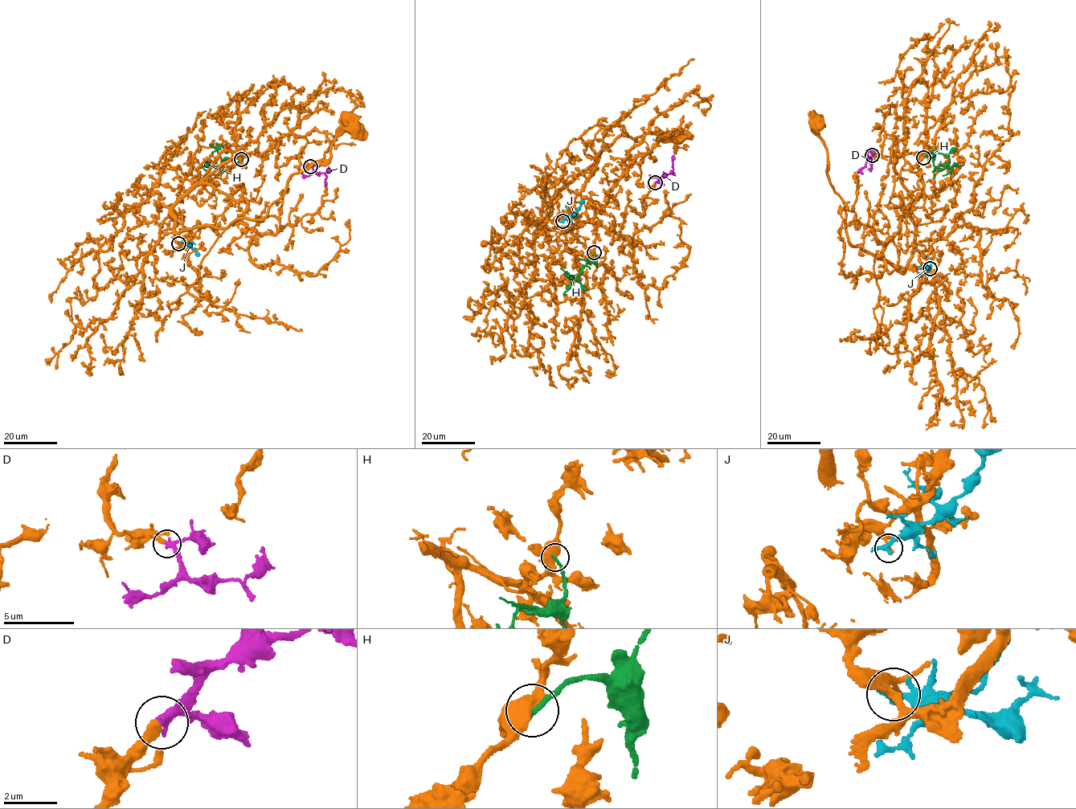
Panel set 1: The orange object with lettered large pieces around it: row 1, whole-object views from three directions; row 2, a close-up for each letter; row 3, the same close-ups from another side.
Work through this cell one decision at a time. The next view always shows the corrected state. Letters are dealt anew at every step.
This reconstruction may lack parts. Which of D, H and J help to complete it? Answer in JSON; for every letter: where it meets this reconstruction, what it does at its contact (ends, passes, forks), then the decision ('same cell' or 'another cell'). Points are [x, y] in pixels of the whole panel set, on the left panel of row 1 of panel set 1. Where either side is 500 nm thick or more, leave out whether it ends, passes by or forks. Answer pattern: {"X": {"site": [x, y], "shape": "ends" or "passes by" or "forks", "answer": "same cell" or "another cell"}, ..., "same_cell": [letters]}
{"D": {"site": [310, 166], "shape": "passes by", "answer": "same cell"}, "H": {"site": [241, 159], "answer": "another cell"}, "J": {"site": [178, 243], "shape": "passes by", "answer": "another cell"}, "same_cell": ["D"]}

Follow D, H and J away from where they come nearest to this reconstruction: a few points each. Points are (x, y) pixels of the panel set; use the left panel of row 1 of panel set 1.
D: (310, 166), (315, 172), (325, 175), (325, 187)
H: (240, 160), (223, 171), (219, 169), (221, 160), (217, 149), (209, 144)
J: (178, 243), (196, 251), (198, 255)

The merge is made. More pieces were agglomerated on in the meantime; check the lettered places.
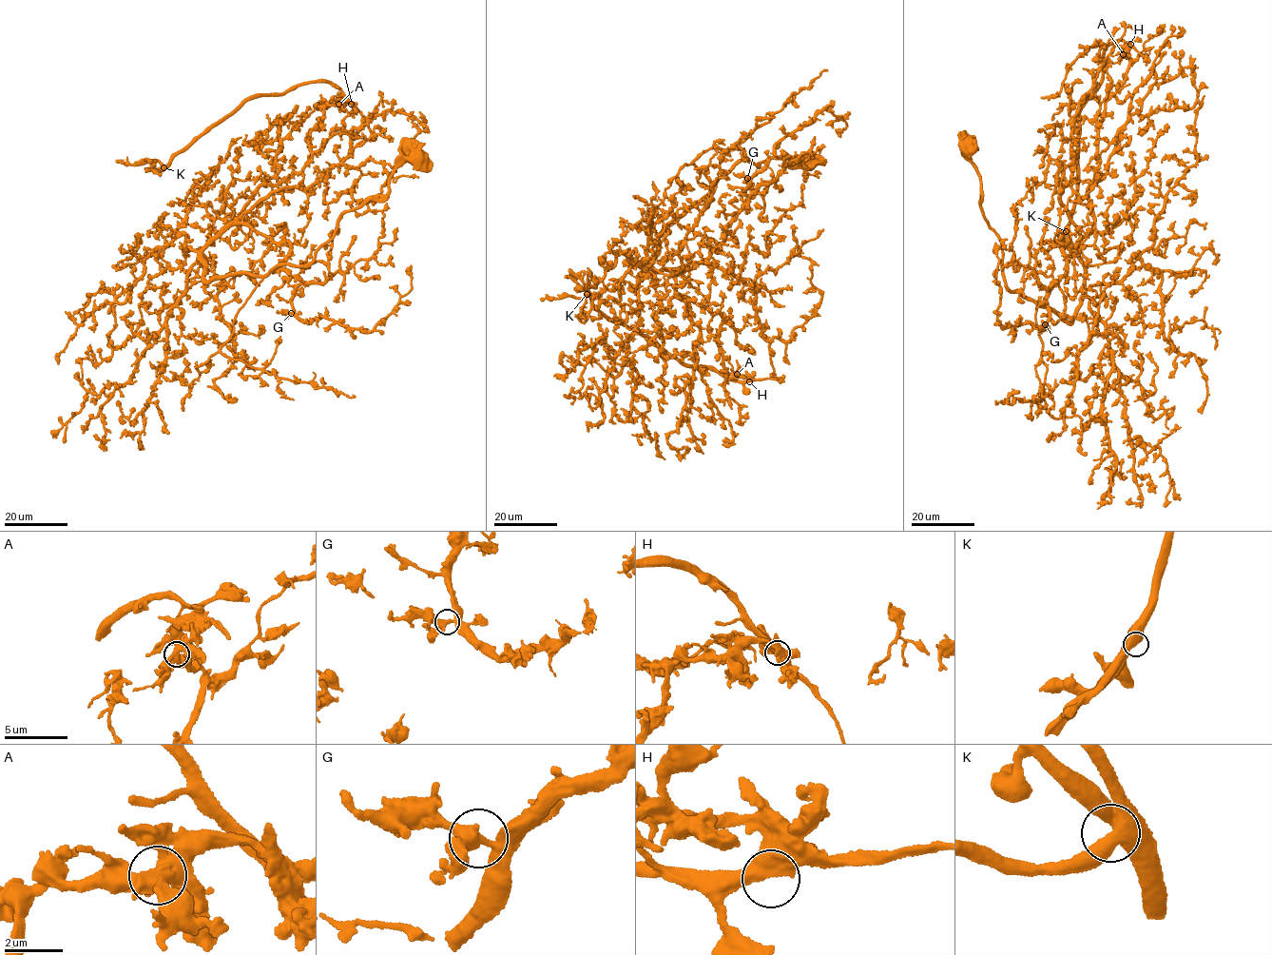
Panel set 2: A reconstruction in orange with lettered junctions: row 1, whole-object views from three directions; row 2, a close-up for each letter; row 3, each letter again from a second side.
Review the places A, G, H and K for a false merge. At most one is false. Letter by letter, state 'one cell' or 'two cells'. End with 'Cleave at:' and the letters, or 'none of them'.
A: two cells
G: one cell
H: one cell
K: one cell
Cleave at: A

